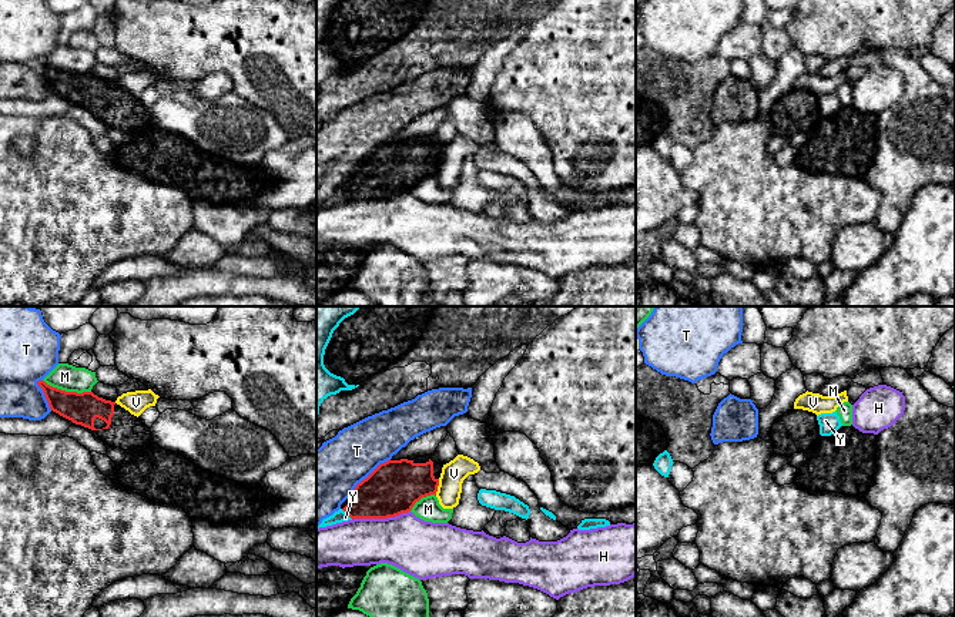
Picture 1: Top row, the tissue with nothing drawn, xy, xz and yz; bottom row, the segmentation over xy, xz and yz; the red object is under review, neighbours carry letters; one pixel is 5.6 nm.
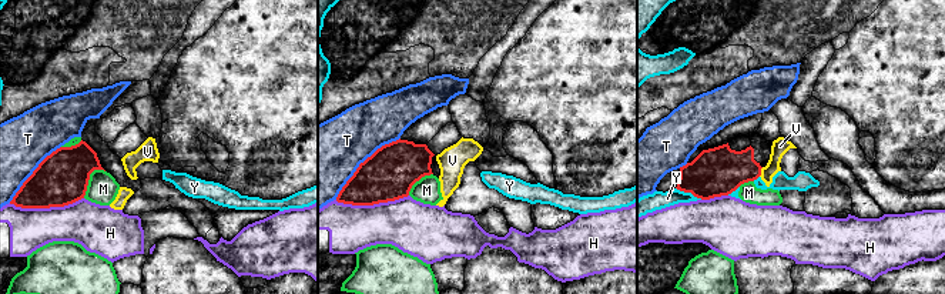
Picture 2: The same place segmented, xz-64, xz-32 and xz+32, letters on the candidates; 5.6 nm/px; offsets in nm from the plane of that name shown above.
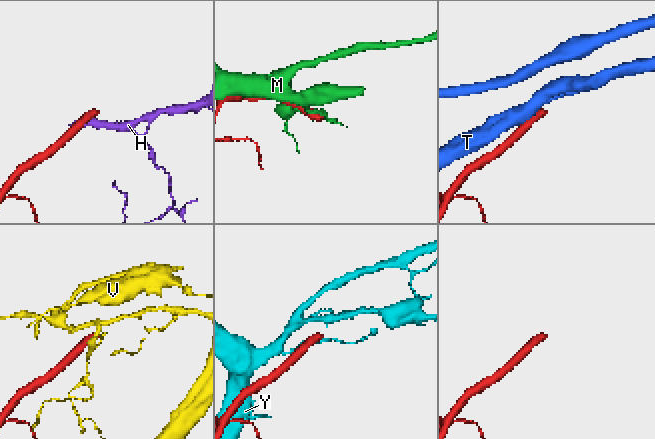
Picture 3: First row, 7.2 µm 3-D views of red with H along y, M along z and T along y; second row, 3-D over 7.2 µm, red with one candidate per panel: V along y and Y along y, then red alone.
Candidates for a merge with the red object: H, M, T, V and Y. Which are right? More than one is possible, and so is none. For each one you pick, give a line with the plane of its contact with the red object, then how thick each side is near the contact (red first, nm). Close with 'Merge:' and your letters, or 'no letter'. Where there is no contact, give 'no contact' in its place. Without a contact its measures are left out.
Merge: no letter

